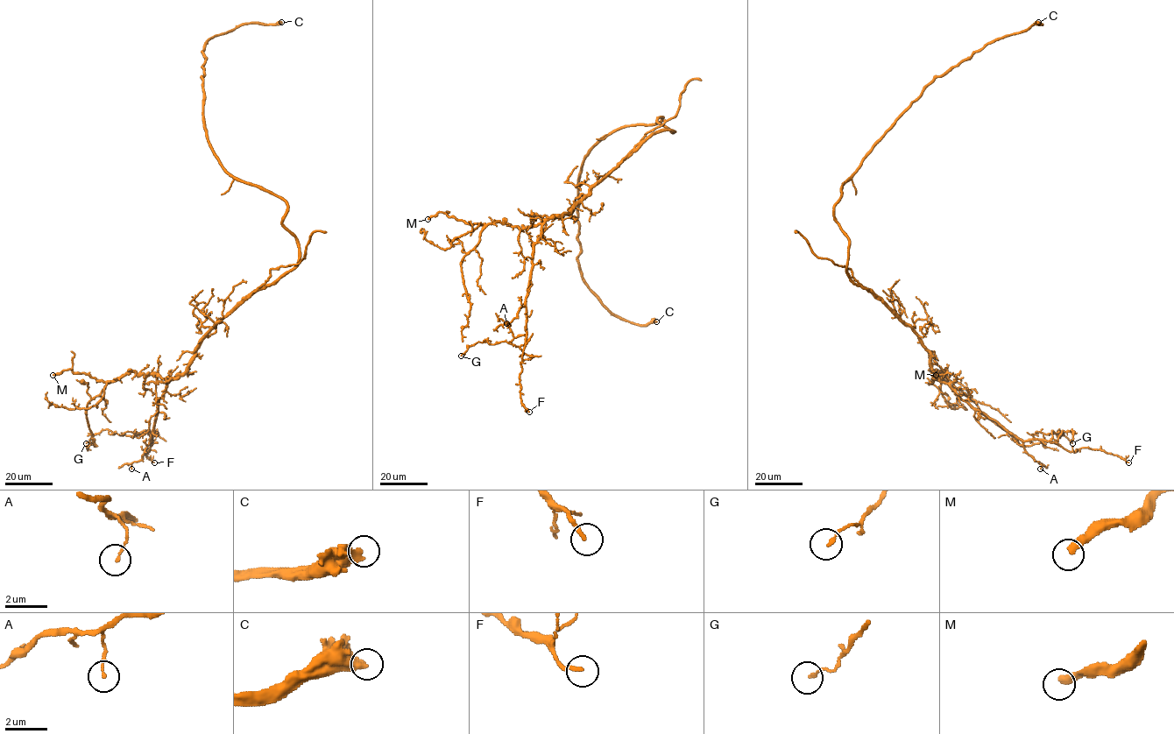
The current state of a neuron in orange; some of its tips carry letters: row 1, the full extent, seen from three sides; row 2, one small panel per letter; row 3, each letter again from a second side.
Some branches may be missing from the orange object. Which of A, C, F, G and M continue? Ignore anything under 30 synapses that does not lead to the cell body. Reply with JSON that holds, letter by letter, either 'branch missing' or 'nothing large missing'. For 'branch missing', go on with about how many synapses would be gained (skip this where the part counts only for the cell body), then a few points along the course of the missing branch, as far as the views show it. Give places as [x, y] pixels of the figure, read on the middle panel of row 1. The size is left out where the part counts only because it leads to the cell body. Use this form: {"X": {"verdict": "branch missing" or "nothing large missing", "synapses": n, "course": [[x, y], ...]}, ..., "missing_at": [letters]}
{"A": {"verdict": "nothing large missing"}, "C": {"verdict": "branch missing", "synapses": 800}, "F": {"verdict": "nothing large missing"}, "G": {"verdict": "nothing large missing"}, "M": {"verdict": "nothing large missing"}, "missing_at": ["C"]}

